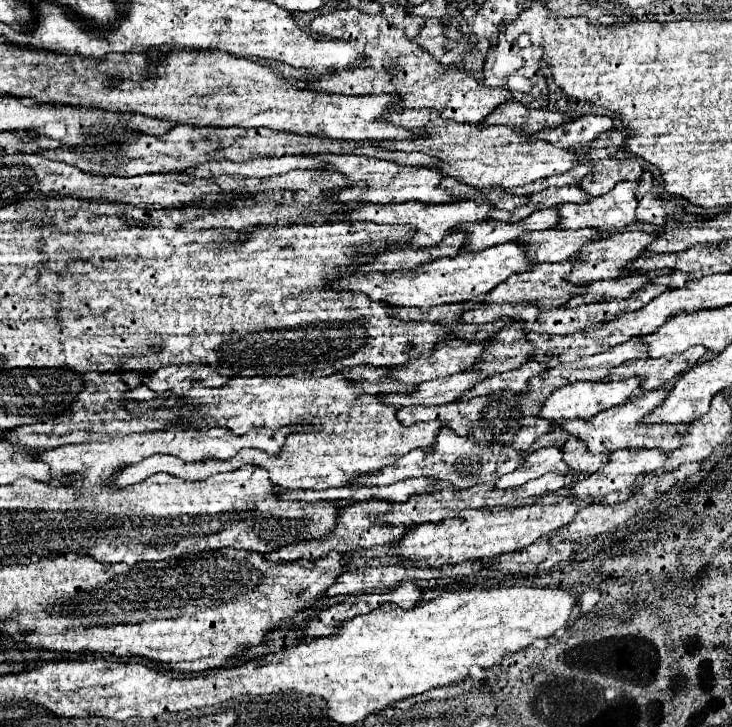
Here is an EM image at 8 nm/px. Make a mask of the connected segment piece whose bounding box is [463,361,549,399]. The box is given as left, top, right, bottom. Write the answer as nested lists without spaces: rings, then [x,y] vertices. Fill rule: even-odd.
[[[529,361],[527,365],[515,369],[515,371],[509,371],[509,373],[499,373],[499,375],[493,375],[481,383],[477,383],[471,391],[467,391],[463,395],[465,397],[475,397],[475,395],[487,395],[487,393],[493,393],[493,391],[501,391],[501,389],[511,389],[511,391],[527,391],[527,385],[529,385],[529,377],[531,375],[539,375],[543,371],[547,371],[549,367],[539,363],[539,361]]]

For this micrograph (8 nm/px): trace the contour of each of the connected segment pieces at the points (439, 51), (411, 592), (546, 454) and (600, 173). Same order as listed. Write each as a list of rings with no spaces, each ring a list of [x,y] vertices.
[[[427,19],[427,23],[423,25],[421,33],[413,39],[417,45],[421,45],[423,49],[431,51],[437,59],[447,51],[445,49],[445,43],[447,43],[447,37],[445,37],[445,23],[439,23],[437,19]]]
[[[403,583],[393,591],[379,593],[379,595],[373,593],[373,597],[377,597],[377,601],[379,601],[377,605],[381,605],[381,603],[397,603],[401,609],[411,609],[421,601],[423,591],[413,583]]]
[[[551,445],[551,447],[543,447],[543,449],[537,449],[535,453],[529,453],[527,455],[527,461],[525,465],[521,465],[519,469],[515,469],[513,473],[505,475],[499,479],[499,489],[507,489],[507,487],[519,487],[539,475],[545,475],[549,471],[555,471],[555,473],[567,473],[571,467],[561,461],[563,455],[561,455],[561,449],[559,445]]]
[[[607,157],[593,163],[595,171],[587,175],[579,187],[583,187],[589,195],[605,195],[621,181],[639,181],[643,175],[643,167],[633,157]]]

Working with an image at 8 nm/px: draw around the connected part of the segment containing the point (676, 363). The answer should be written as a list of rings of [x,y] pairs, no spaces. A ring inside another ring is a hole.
[[[691,347],[689,351],[673,355],[673,357],[637,359],[637,361],[631,361],[631,363],[625,363],[625,365],[613,369],[611,379],[623,379],[623,377],[639,375],[639,377],[645,379],[643,381],[643,389],[647,389],[647,391],[659,389],[669,379],[673,379],[677,373],[683,373],[691,365],[697,365],[699,357],[703,357],[705,351],[707,349],[703,349],[703,347]]]

